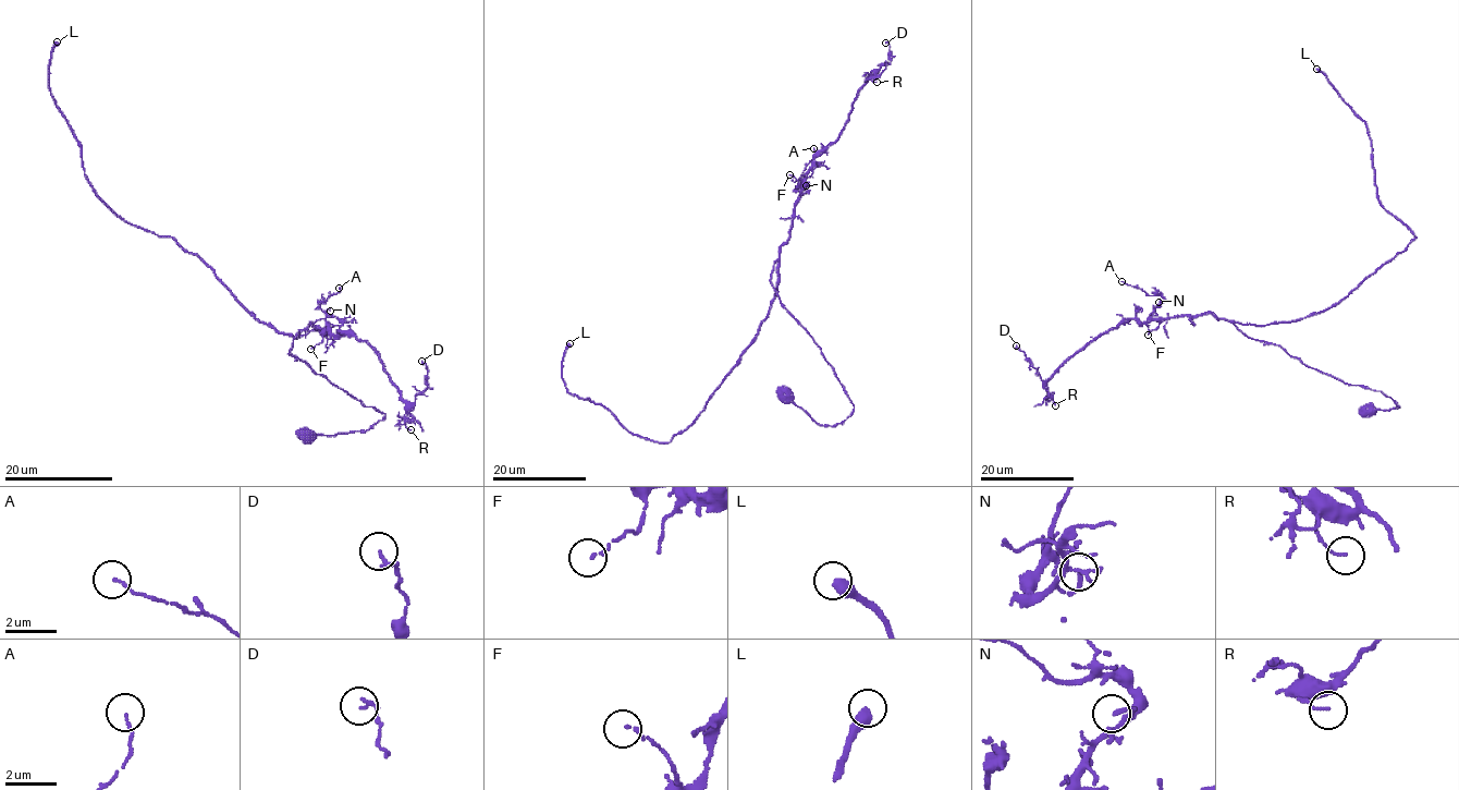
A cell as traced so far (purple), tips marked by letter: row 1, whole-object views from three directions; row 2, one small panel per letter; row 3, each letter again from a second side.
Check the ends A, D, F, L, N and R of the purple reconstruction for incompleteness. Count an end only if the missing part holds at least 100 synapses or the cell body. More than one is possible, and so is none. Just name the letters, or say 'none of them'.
L

